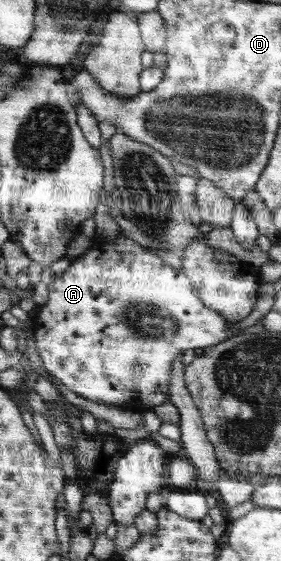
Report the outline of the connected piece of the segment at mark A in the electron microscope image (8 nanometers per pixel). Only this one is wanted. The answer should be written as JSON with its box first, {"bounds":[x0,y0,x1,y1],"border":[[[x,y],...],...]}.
{"bounds":[29,230,240,411],"border":[[[122,230],[112,240],[94,240],[93,250],[72,259],[69,268],[55,274],[48,284],[49,299],[38,307],[35,318],[29,322],[35,332],[37,352],[45,370],[84,399],[123,408],[127,402],[135,401],[144,411],[149,406],[161,407],[170,398],[172,367],[181,352],[216,346],[235,337],[240,330],[230,328],[229,320],[205,306],[183,271],[163,263],[157,254],[147,252]]]}

